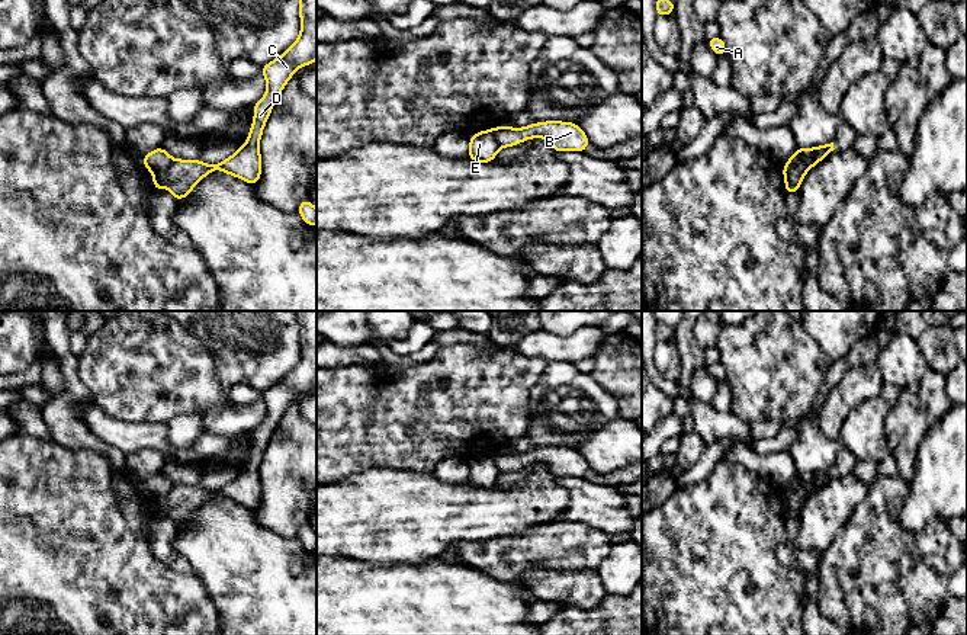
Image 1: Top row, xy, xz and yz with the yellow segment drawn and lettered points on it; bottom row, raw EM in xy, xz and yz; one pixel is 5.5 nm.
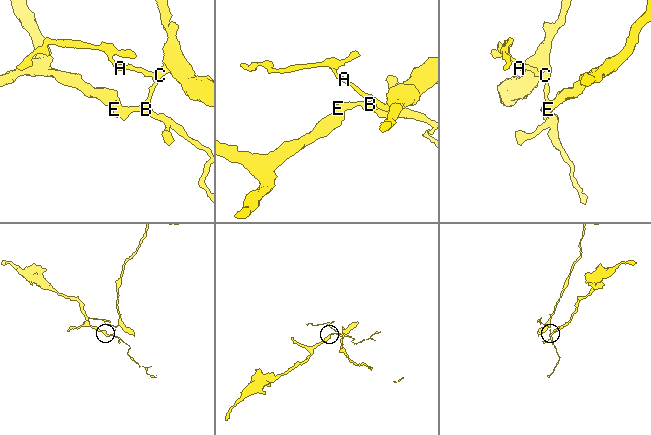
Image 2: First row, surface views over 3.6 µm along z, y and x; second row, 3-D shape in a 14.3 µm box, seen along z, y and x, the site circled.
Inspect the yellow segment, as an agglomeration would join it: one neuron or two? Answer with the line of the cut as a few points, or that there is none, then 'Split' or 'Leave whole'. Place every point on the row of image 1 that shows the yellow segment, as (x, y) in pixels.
Split along xy (173, 160), (167, 169), (166, 186). Split

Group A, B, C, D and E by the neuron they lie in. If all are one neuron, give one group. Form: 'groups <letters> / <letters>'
groups A B C D / E

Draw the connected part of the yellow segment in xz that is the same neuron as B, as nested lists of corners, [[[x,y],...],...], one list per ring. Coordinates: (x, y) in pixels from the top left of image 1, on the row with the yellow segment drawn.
[[[547,121],[524,128],[495,126],[492,129],[499,148],[517,145],[529,138],[546,138],[558,153],[584,153],[589,144],[585,132],[574,122]]]

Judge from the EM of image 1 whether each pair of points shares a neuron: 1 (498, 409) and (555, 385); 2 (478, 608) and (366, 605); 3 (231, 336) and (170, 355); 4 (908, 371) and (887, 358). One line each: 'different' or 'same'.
1: different
2: same
3: different
4: same

